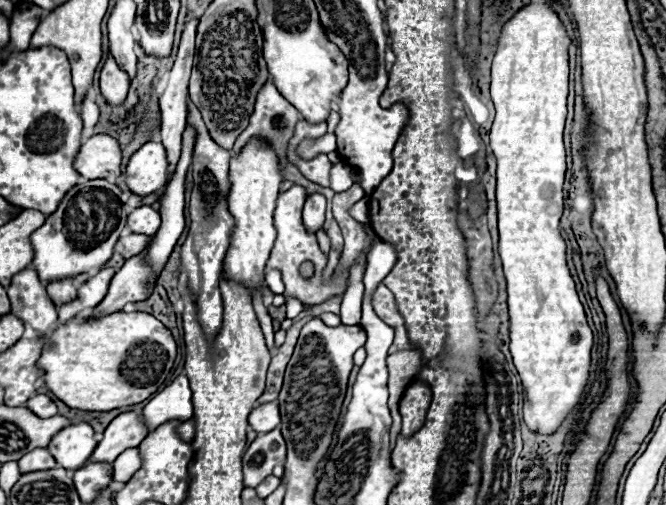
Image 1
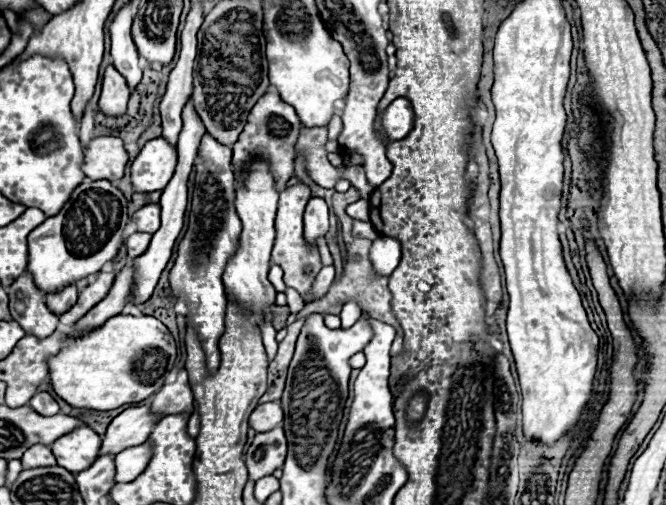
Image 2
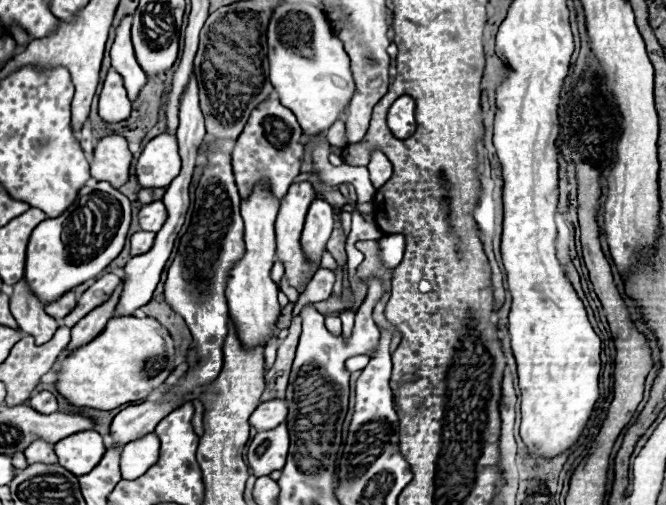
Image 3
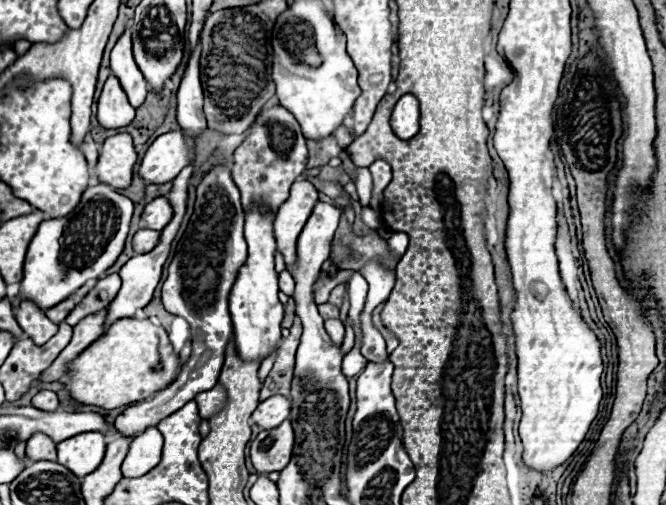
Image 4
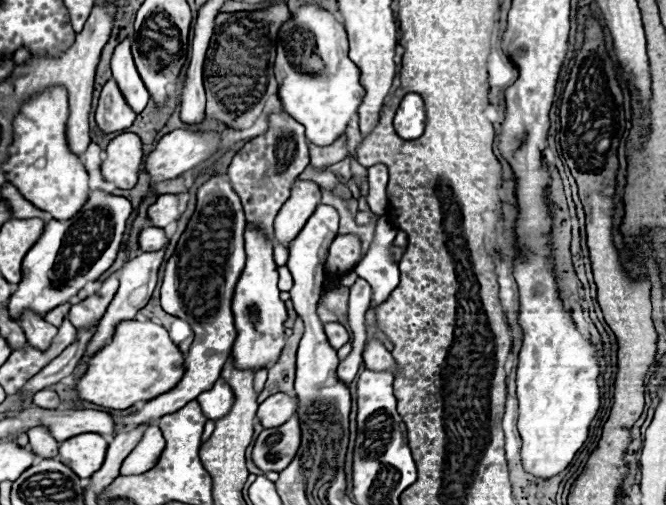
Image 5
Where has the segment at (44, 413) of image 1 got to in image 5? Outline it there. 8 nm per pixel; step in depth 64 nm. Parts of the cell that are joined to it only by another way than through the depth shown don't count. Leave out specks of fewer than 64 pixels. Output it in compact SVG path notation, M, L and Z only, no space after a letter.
M44 388L44 390L40 390L40 392L34 394L34 404L40 406L40 408L54 410L54 408L58 408L58 402L60 402L60 400L58 400L58 394L56 394L54 390Z

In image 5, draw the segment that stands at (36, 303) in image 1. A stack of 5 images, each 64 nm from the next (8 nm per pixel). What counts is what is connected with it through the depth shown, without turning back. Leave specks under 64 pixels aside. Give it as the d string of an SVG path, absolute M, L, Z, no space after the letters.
M24 310L18 322L20 322L22 330L26 332L28 342L38 350L46 350L50 346L50 340L58 334L56 326L48 324L42 316L38 316L36 312L30 312L30 310Z

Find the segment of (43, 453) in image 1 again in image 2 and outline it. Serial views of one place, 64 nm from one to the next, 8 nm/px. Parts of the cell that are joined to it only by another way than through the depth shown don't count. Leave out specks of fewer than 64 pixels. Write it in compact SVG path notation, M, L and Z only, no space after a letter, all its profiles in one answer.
M36 444L36 446L28 448L20 460L22 460L24 470L56 466L56 460L54 460L54 456L52 456L50 448L48 448L48 446L42 446L42 444Z

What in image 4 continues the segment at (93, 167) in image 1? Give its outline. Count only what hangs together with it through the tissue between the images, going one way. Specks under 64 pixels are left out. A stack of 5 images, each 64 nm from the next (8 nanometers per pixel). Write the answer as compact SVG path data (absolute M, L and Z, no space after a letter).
M116 134L104 140L98 148L100 156L94 166L98 180L112 188L128 188L132 182L132 168L138 160L132 138L128 134Z

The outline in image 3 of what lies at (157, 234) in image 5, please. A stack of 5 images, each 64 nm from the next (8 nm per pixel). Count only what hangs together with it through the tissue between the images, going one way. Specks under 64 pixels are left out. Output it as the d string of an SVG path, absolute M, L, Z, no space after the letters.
M136 232L130 236L130 254L136 256L138 252L146 252L146 248L150 248L150 244L154 242L154 232Z

